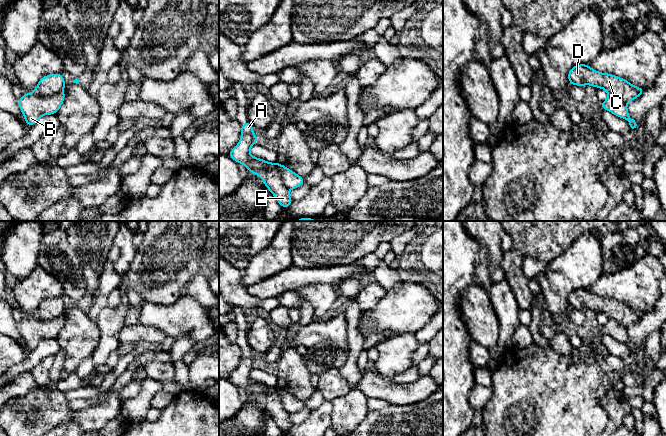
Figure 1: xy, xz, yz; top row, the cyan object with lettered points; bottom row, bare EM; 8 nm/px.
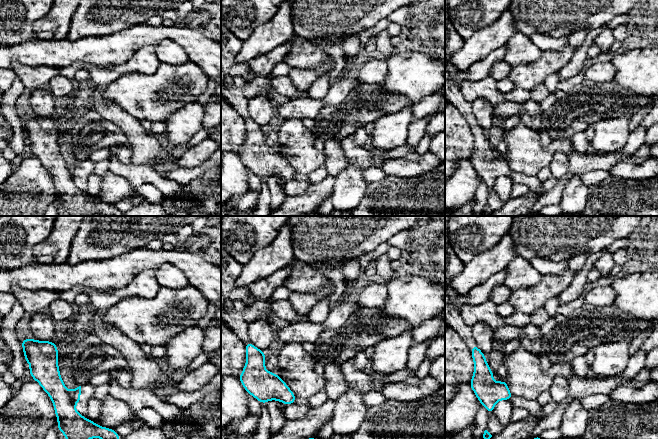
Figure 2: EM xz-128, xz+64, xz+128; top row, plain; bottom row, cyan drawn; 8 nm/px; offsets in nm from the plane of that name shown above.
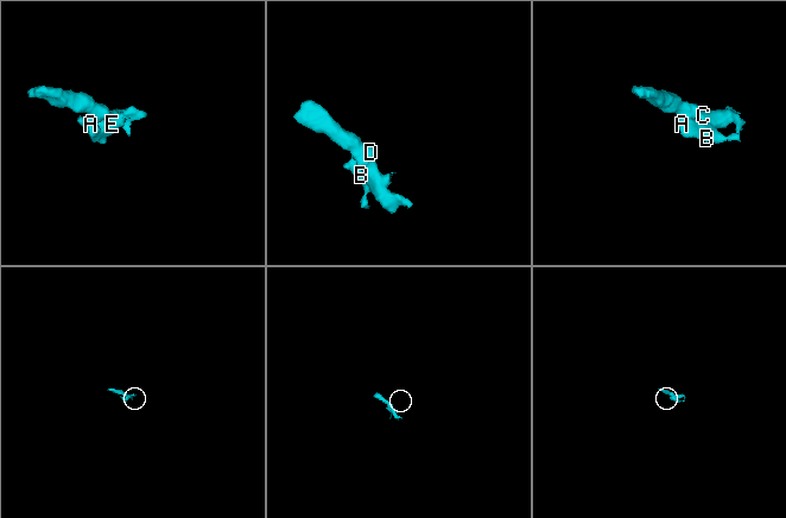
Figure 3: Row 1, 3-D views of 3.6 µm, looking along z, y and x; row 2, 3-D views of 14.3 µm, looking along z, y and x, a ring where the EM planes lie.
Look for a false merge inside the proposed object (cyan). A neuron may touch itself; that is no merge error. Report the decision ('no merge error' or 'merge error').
merge error

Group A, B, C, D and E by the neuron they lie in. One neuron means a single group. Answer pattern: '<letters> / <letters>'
A B / C D E

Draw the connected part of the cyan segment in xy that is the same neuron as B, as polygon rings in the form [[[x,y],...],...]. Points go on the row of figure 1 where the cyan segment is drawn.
[[[35,92],[25,93],[18,99],[18,105],[26,124],[35,125],[43,115],[57,114],[65,100],[65,92],[53,96],[41,96]]]

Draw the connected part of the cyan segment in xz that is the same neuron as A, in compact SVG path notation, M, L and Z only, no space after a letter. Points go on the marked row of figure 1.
M247 121L241 124L241 137L238 144L228 153L228 156L238 164L243 164L246 168L257 176L261 176L266 167L277 168L282 181L288 189L296 189L305 183L305 178L299 176L291 169L276 162L270 163L261 158L254 157L249 153L250 148L260 139L253 132L253 125Z

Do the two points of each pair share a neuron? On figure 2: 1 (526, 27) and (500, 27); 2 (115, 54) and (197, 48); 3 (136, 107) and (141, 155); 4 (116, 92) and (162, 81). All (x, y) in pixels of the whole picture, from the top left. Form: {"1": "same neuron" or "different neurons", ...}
{"1": "different neurons", "2": "same neuron", "3": "different neurons", "4": "same neuron"}

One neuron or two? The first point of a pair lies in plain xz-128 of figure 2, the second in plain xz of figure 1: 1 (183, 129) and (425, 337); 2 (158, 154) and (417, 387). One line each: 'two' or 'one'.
1: two
2: one

